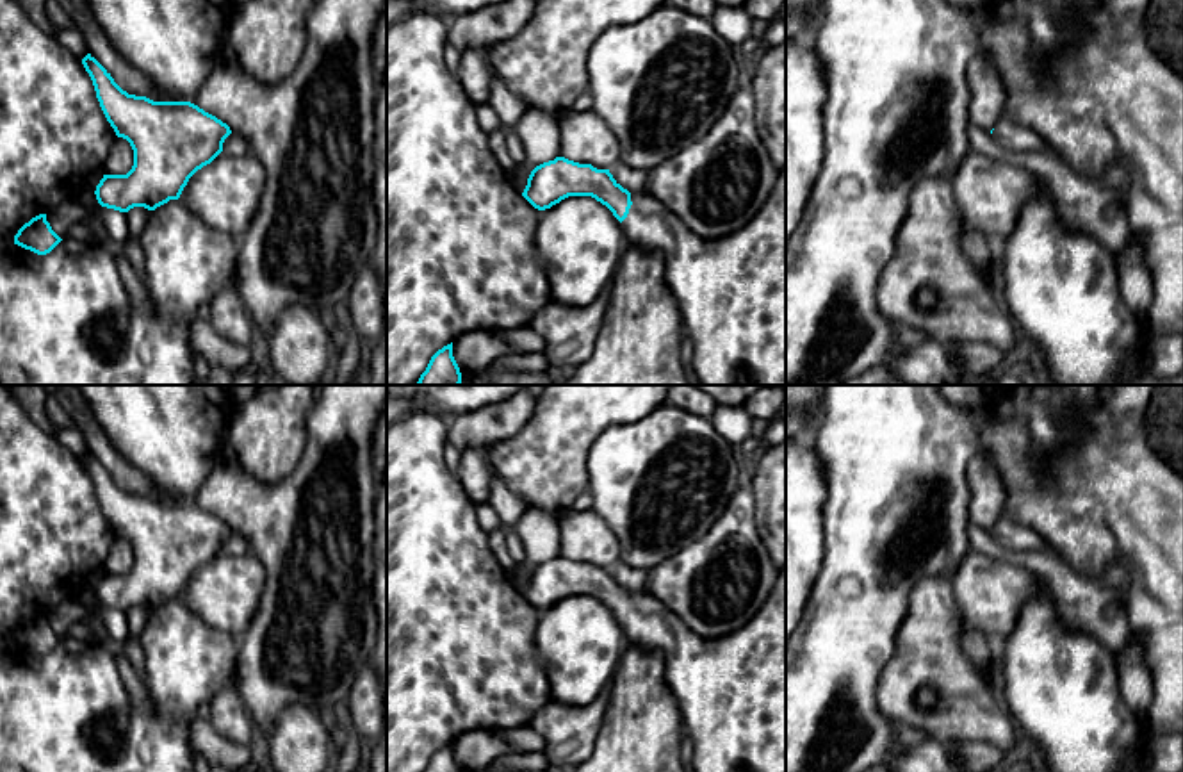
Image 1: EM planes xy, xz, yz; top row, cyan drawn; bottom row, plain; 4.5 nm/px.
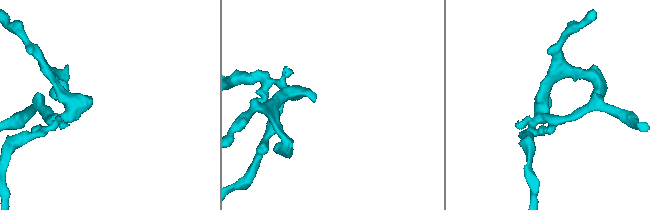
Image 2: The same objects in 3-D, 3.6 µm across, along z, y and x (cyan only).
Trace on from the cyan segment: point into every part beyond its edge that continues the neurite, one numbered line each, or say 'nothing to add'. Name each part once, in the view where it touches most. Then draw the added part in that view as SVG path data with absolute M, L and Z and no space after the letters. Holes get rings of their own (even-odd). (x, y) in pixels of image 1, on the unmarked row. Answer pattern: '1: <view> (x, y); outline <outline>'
1: xz (731, 692); outline M786 567L780 569L777 583L766 599L766 604L736 633L722 640L700 640L689 628L663 603L652 595L631 594L631 608L620 622L627 642L645 651L659 651L665 658L665 679L672 688L684 724L686 736L693 742L693 760L689 772L786 772Z

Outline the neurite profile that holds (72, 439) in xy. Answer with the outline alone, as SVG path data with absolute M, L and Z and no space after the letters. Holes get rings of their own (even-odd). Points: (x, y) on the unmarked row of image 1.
M75 426L55 430L53 437L80 460L89 453L84 435Z

